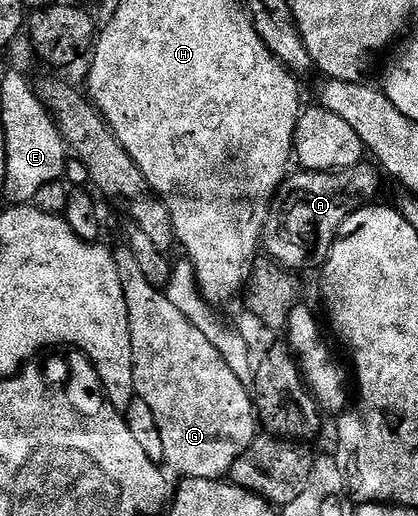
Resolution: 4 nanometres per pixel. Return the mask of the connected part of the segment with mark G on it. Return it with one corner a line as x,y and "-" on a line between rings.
127,247
117,248
114,253
120,283
126,295
126,307
130,319
130,335
134,351
134,387
136,396
145,401
153,411
158,434
165,451
163,464
169,470
180,473
181,478
214,479
227,478
232,464
252,445
258,435
256,406
249,388
242,385
234,371
220,353
219,344
212,341
167,297
167,292
146,283
146,275
134,259
134,251

